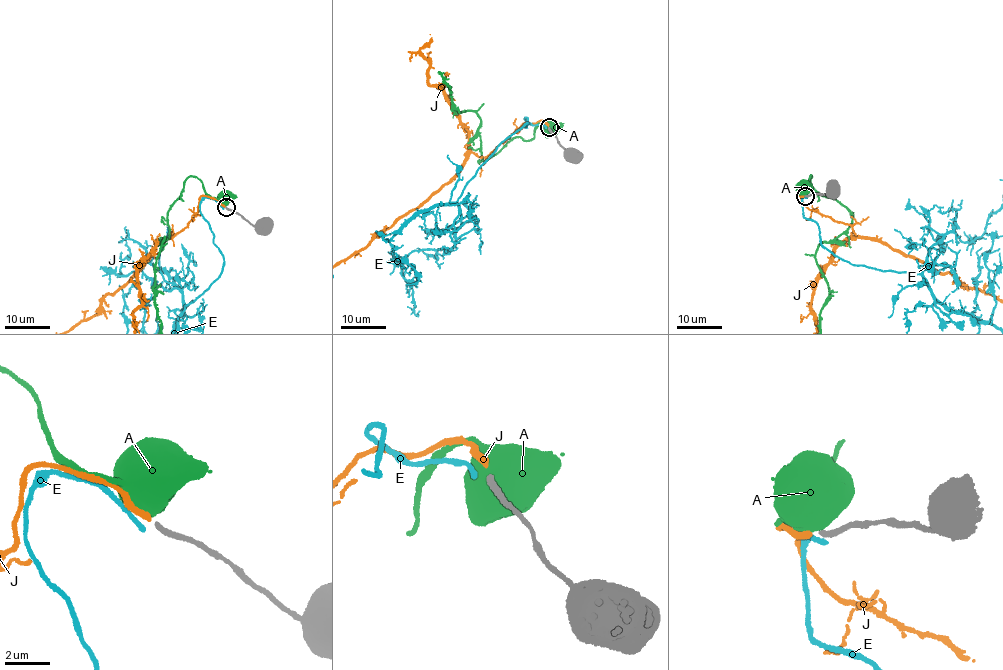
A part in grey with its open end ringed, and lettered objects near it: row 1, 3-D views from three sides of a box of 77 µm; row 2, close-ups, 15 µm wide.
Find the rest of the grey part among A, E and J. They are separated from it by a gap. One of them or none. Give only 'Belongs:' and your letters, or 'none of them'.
Belongs: J

